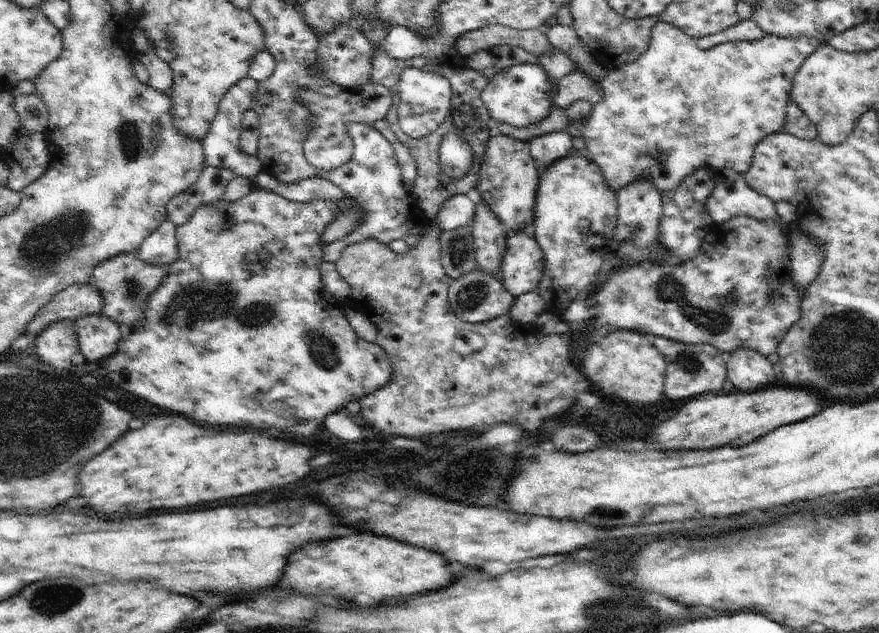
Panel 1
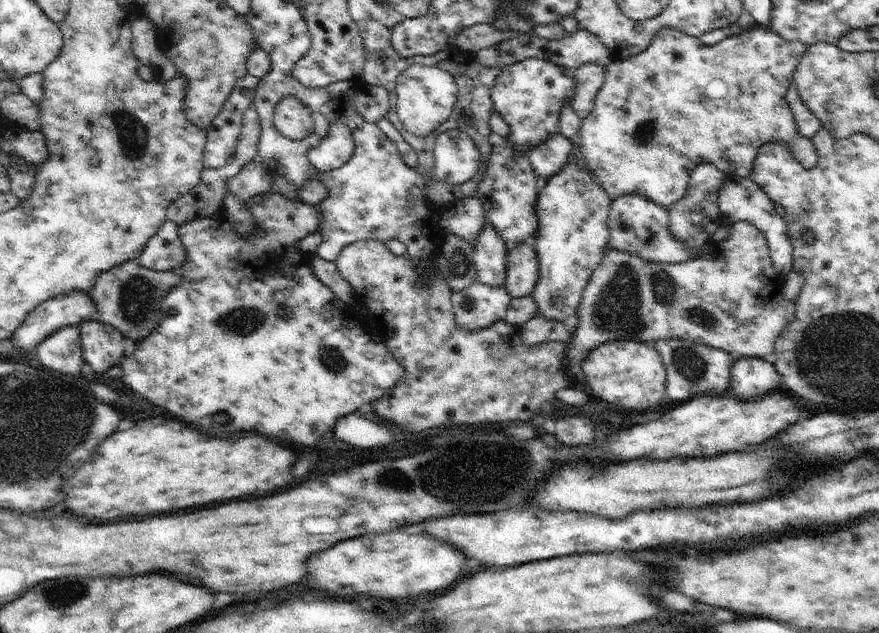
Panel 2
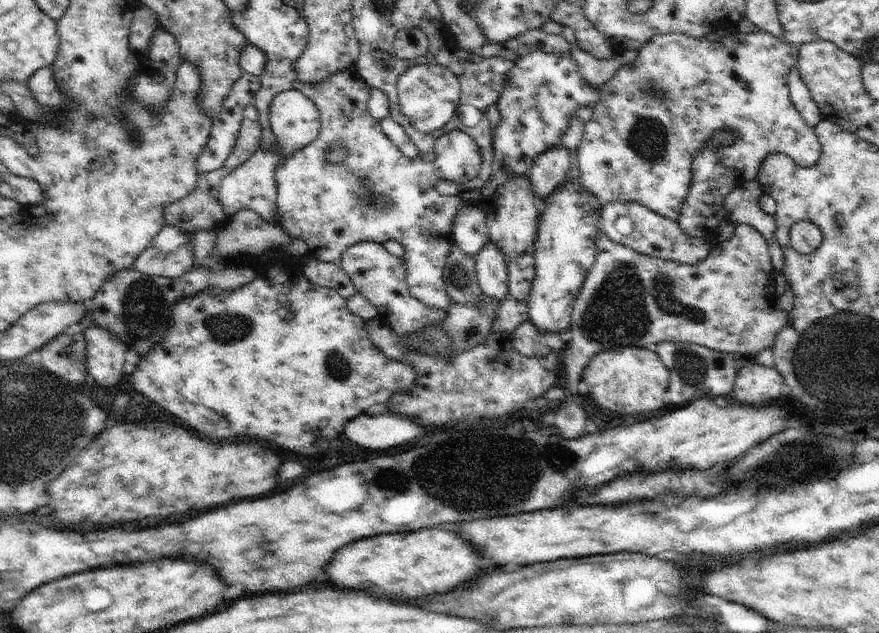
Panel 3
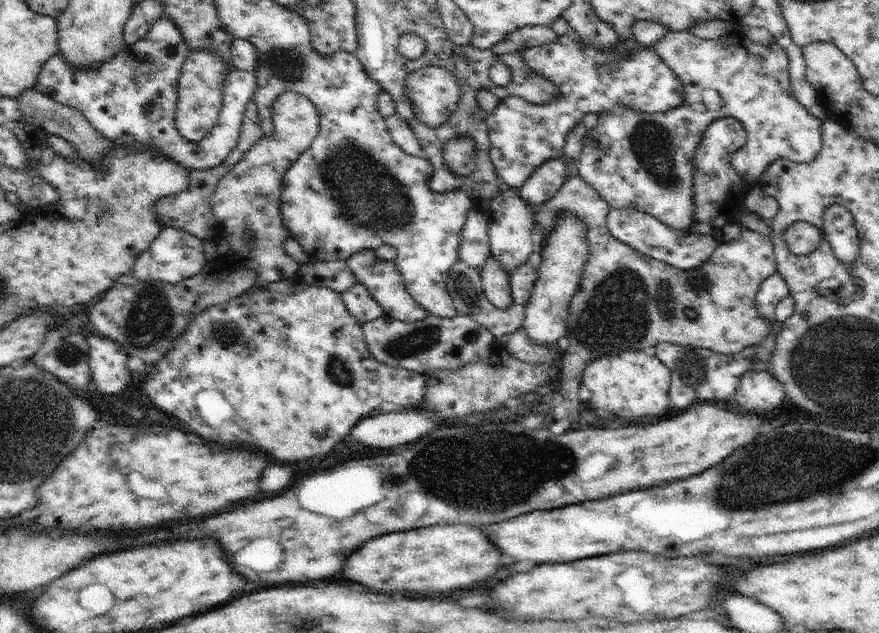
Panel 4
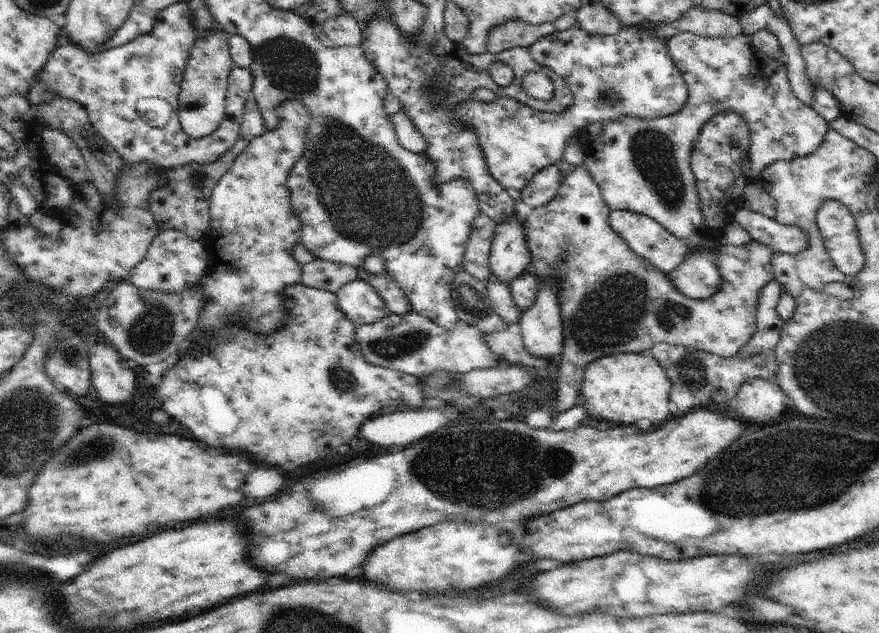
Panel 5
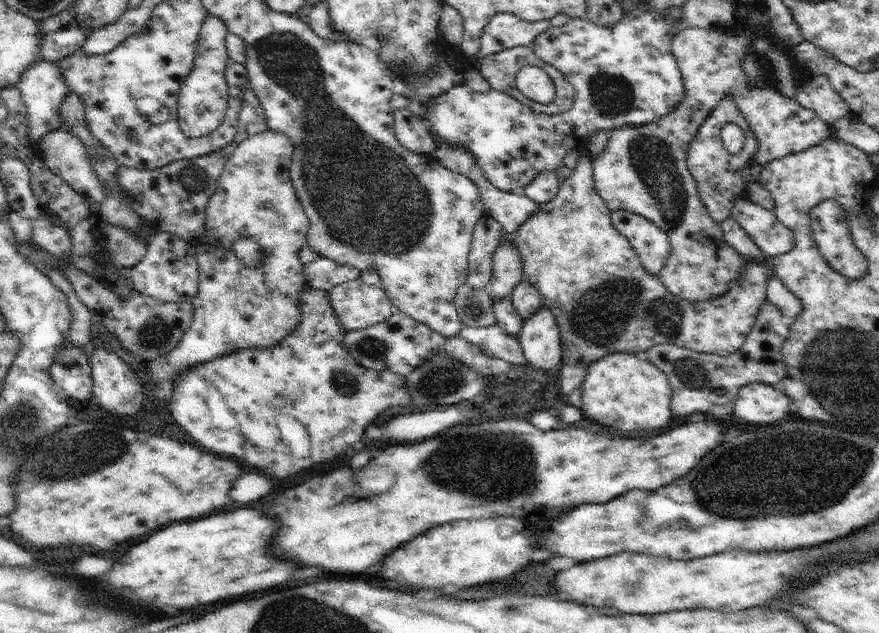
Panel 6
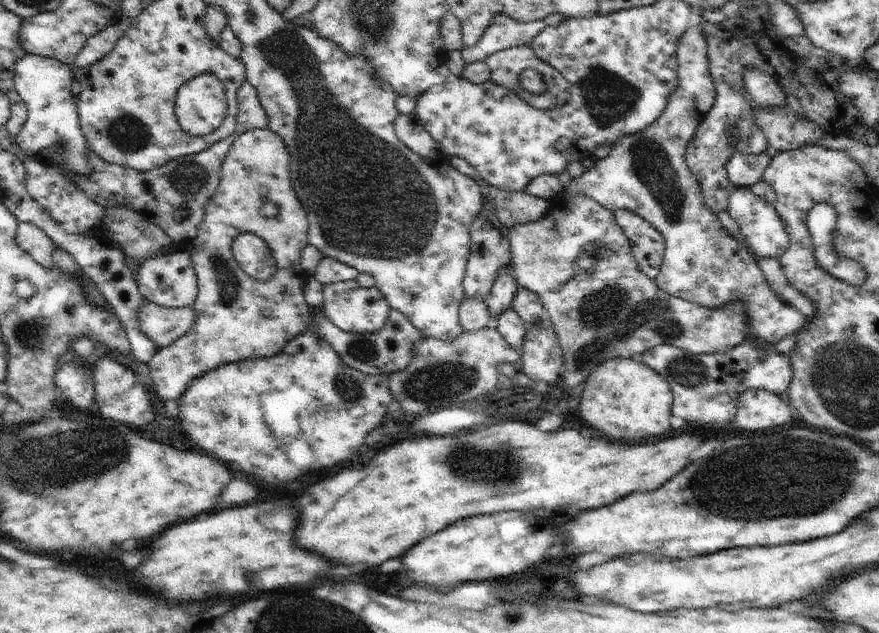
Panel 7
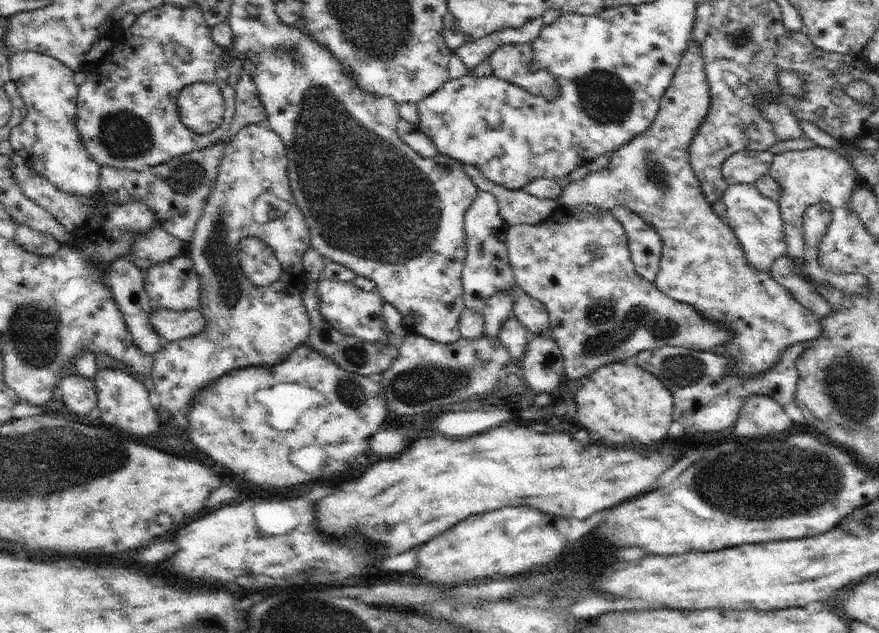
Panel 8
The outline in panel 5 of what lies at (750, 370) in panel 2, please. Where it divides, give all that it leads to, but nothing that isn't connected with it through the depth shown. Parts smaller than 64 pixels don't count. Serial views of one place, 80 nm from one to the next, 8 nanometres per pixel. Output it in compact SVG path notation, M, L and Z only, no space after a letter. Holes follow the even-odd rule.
M760 377L744 381L735 398L736 412L740 414L740 418L754 424L768 424L790 404L787 394L774 379Z

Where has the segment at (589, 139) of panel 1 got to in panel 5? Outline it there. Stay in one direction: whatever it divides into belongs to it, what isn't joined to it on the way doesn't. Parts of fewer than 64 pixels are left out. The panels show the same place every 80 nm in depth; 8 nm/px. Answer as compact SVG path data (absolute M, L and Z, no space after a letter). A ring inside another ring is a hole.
M685 31L670 37L665 44L670 59L686 82L689 91L686 104L679 112L658 119L642 120L642 118L622 116L622 118L610 120L608 124L602 124L604 130L600 132L600 136L592 138L593 152L585 158L583 163L586 164L588 172L592 174L594 182L598 184L603 200L611 212L626 210L648 216L666 228L672 236L686 240L690 254L677 269L670 271L667 275L684 296L691 299L707 299L721 287L722 277L716 268L717 248L709 239L711 229L704 222L695 178L690 168L692 148L704 124L718 112L727 109L733 109L746 120L750 130L751 146L747 158L742 162L742 174L749 181L757 181L760 172L774 162L812 154L824 141L830 126L816 110L805 106L793 94L787 76L787 66L780 64L778 60L772 60L772 58L765 60L760 56L758 50L752 46L752 35L741 33L734 37L709 38ZM704 240L708 242L708 246L702 246L701 242Z

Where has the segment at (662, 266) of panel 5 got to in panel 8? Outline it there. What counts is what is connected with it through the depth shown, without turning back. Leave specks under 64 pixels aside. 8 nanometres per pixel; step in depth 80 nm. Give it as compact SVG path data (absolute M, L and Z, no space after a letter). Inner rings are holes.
M615 206L610 211L619 220L627 232L631 259L636 272L654 283L659 271L663 242L654 227L642 220L638 213L628 210L625 206Z

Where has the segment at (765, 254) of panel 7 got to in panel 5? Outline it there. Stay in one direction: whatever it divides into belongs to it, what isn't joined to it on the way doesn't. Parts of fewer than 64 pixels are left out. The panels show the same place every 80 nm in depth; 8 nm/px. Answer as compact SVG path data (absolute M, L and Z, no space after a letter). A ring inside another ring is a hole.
M741 207L734 212L735 222L738 222L752 240L770 248L770 252L798 254L808 248L808 233L798 226L782 225L748 208Z

